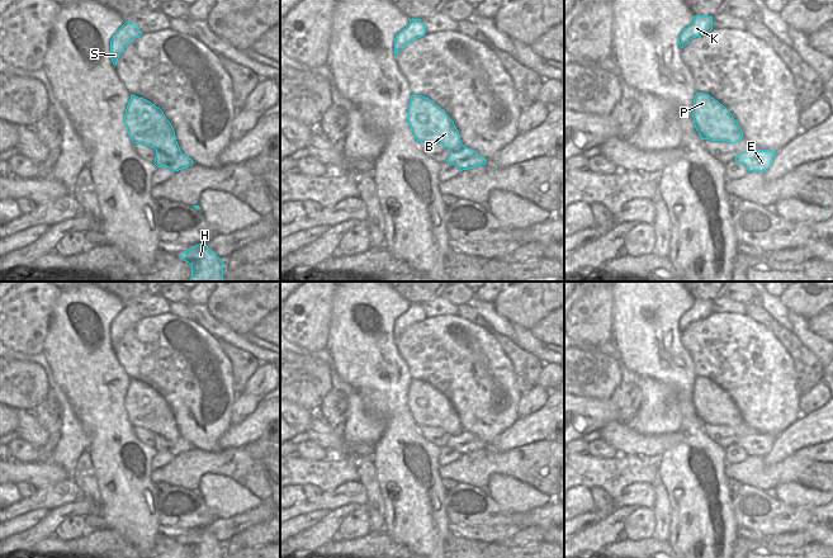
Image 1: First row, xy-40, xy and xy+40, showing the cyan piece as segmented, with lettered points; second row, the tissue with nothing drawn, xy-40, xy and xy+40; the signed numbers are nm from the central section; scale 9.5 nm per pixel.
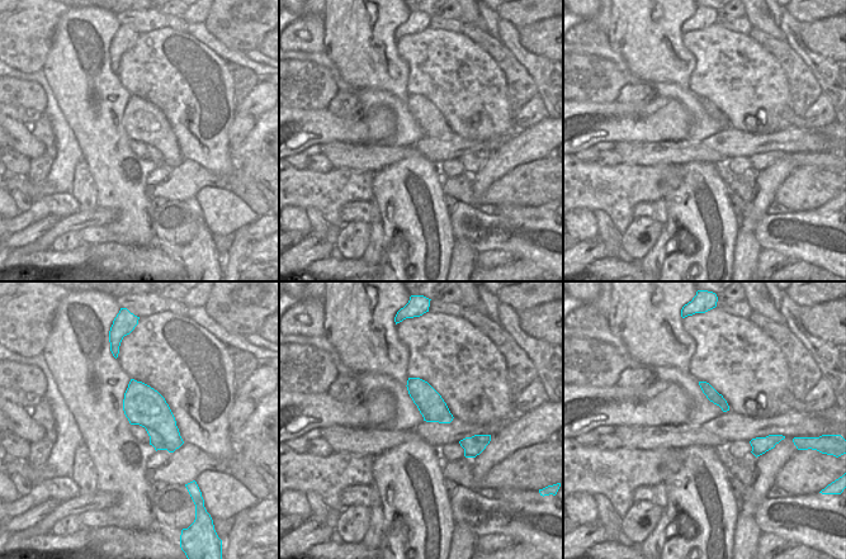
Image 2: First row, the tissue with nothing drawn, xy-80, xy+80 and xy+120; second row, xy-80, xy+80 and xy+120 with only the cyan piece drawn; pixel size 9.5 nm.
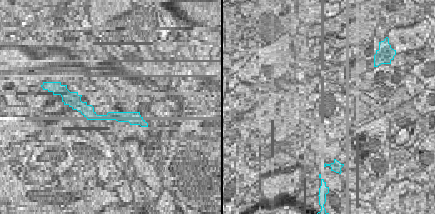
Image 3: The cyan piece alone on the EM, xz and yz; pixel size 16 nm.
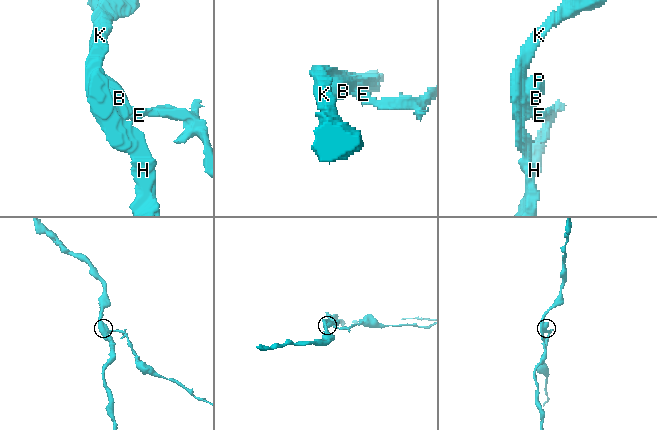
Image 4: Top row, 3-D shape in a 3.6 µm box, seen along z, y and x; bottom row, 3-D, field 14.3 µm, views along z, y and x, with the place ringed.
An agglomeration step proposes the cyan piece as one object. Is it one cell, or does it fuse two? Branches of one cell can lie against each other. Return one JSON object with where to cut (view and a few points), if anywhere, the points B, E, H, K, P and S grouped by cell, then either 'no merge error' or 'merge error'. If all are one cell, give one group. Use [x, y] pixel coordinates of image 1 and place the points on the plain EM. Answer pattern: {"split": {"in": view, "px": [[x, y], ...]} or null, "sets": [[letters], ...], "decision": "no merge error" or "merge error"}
{"split": null, "sets": [["B", "E", "H", "K", "P", "S"]], "decision": "no merge error"}

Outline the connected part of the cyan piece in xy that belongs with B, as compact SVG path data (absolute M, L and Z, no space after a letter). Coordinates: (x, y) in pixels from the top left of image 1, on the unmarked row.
M415 378L411 380L408 407L417 426L440 427L450 434L446 446L455 449L460 455L486 449L486 443L462 429L454 406L429 382Z

